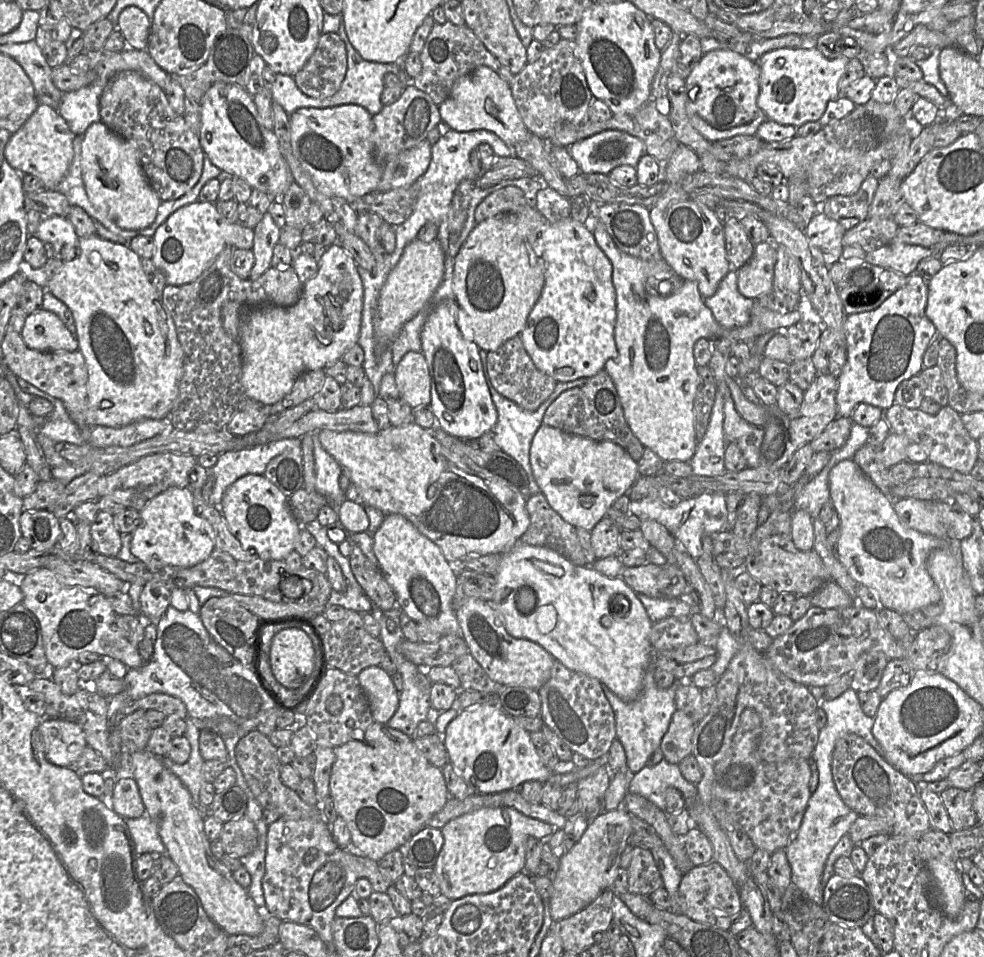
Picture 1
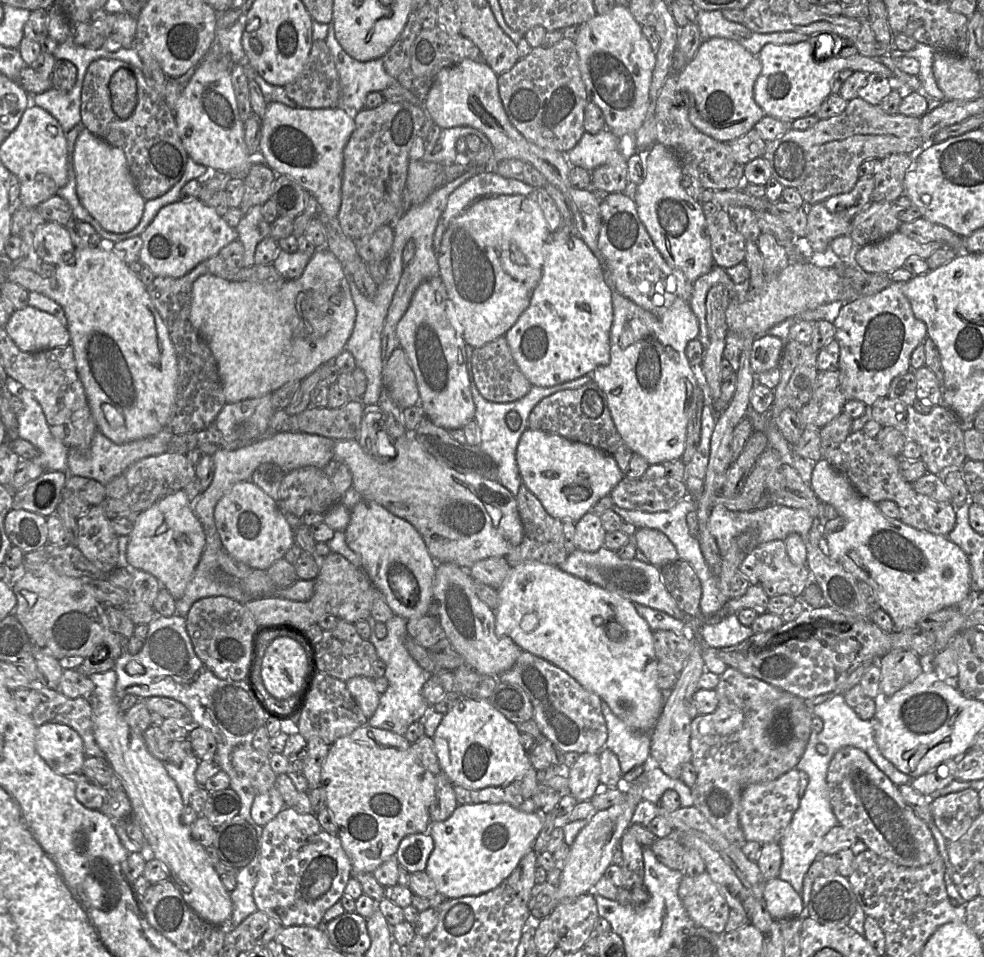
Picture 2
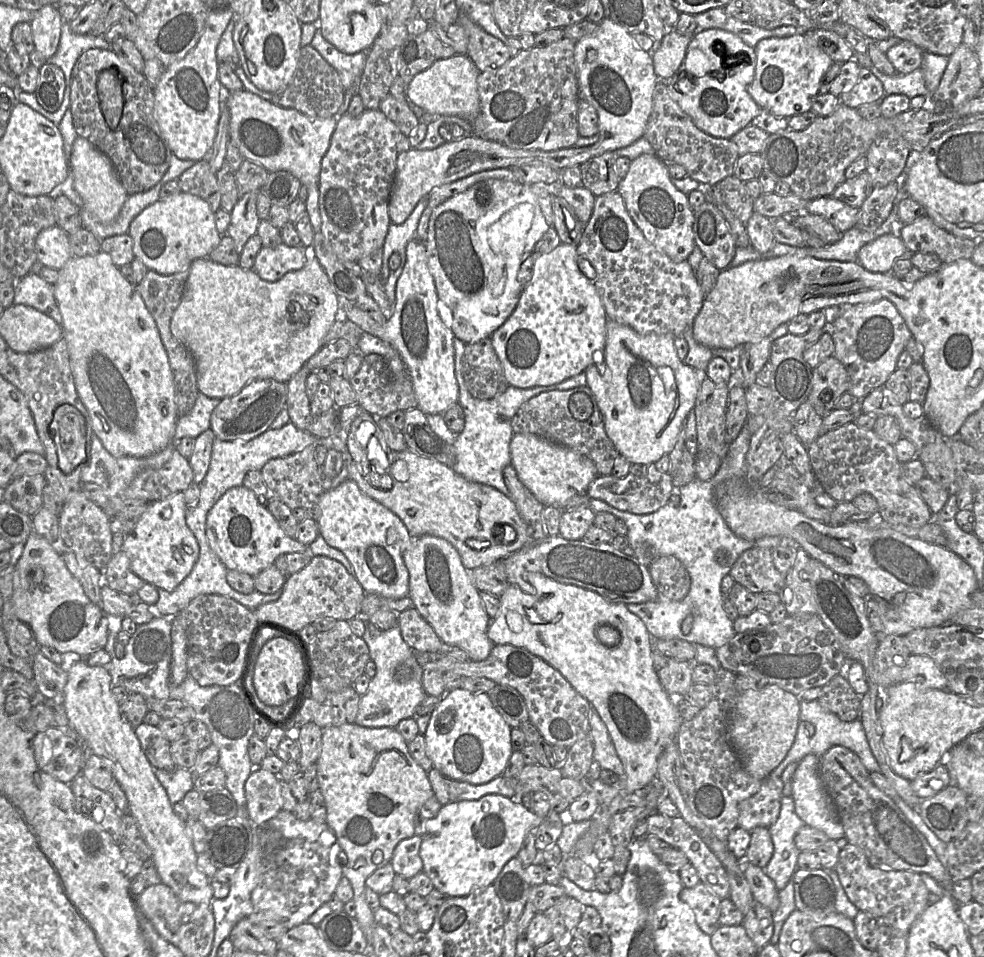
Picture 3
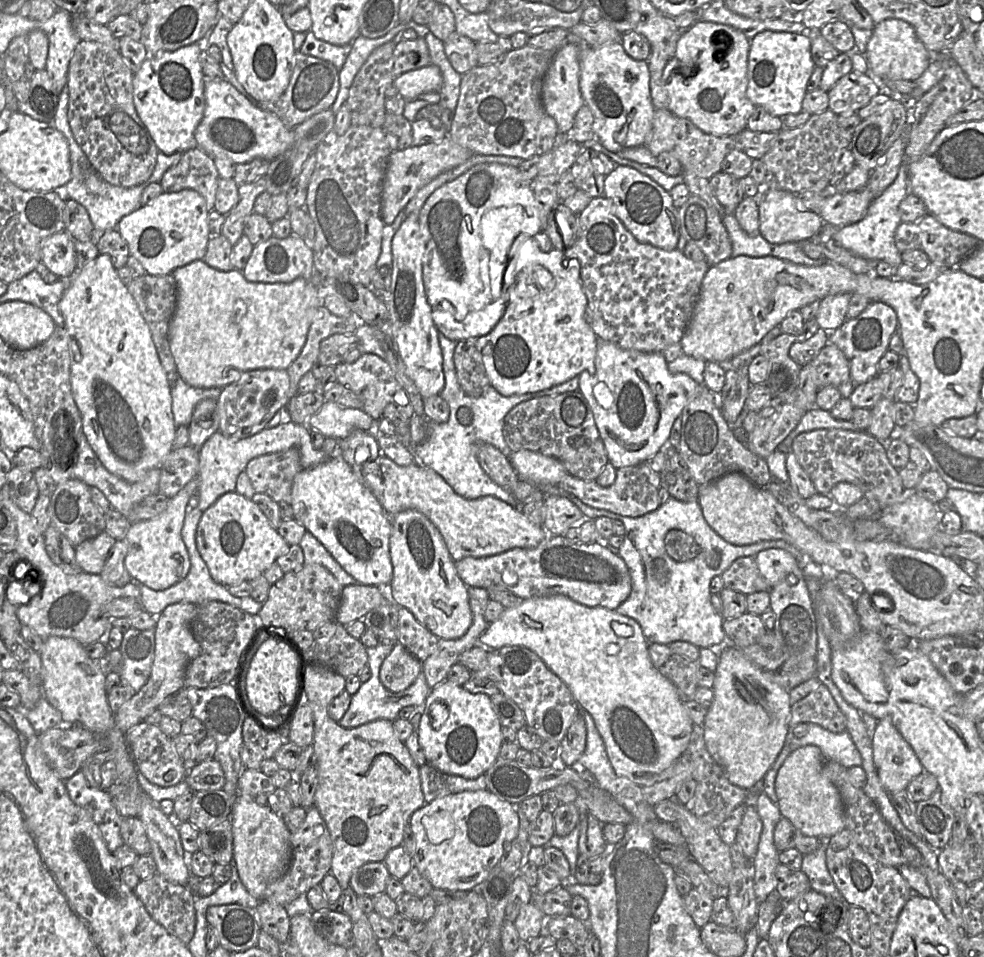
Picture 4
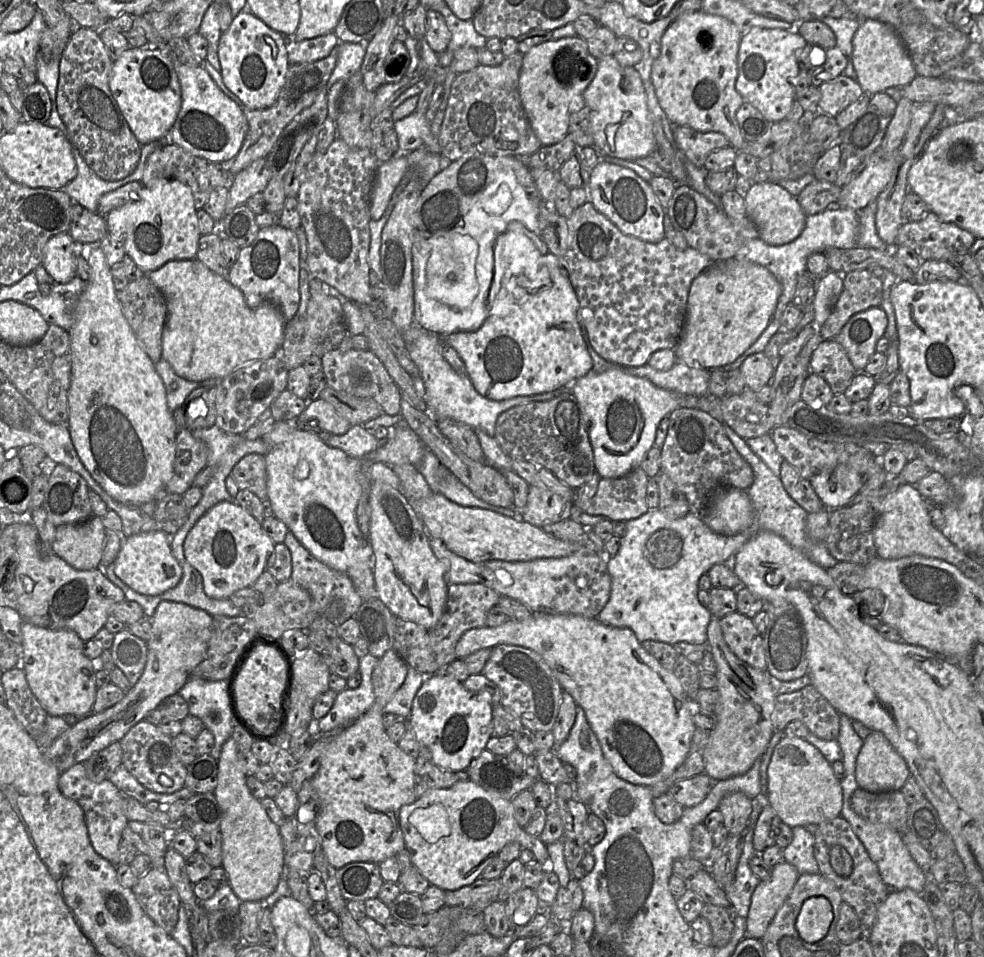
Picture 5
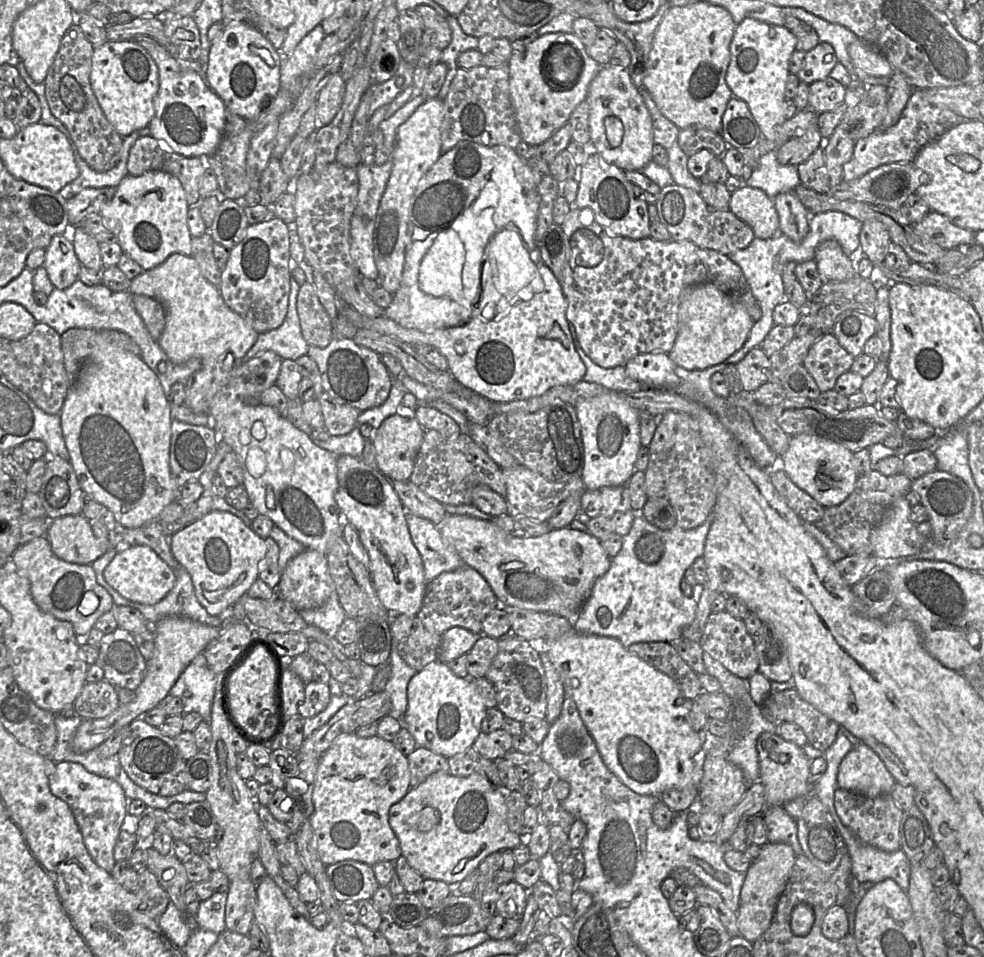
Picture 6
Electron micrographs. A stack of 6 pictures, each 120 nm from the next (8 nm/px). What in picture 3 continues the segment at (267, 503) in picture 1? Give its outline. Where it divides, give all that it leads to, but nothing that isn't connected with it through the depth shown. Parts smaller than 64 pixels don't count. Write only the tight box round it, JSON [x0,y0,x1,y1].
[206,485,309,577]

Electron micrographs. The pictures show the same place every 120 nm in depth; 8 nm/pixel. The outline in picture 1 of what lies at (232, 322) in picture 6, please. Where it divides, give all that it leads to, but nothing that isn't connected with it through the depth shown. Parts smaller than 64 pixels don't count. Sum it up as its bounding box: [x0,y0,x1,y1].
[238,242,363,405]

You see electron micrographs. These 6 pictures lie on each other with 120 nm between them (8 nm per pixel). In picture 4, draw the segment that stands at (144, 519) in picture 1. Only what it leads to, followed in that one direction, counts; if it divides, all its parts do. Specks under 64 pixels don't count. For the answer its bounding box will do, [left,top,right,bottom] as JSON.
[124,477,199,591]

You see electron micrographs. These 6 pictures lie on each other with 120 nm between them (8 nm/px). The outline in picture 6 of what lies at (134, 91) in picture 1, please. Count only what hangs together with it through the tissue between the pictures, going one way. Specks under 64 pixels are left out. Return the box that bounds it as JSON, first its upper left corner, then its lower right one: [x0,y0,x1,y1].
[43,25,123,172]

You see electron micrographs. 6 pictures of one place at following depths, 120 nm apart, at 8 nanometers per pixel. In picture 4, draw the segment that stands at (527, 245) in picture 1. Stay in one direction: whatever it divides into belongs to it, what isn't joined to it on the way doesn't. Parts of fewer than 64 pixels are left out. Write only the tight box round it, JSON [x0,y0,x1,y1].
[418,163,542,341]

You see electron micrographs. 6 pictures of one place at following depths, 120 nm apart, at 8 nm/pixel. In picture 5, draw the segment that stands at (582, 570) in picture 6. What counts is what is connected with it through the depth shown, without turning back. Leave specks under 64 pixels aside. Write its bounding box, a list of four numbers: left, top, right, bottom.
[408,491,586,563]

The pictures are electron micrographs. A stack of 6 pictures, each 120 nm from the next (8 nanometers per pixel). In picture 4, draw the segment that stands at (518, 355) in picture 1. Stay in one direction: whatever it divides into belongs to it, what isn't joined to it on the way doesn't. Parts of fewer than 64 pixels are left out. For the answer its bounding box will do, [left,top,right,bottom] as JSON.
[453,339,489,396]

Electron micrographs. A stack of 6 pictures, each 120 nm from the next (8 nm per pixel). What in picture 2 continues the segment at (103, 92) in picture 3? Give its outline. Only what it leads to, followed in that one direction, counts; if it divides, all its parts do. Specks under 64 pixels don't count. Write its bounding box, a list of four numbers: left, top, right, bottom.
[109,69,137,119]

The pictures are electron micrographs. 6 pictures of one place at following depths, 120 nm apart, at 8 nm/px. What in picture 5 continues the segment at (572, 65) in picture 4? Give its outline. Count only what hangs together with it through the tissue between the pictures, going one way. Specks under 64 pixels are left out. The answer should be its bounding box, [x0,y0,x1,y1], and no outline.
[519,36,598,146]

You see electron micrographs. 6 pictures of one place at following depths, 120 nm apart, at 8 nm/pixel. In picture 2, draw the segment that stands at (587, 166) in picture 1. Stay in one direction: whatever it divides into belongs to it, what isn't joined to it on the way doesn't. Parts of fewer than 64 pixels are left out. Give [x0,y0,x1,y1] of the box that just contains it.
[565,128,621,171]

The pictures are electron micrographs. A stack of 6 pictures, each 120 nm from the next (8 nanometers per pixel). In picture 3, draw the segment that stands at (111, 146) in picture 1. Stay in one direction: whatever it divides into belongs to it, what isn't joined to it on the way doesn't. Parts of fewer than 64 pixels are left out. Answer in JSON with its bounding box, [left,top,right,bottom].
[70,137,128,223]

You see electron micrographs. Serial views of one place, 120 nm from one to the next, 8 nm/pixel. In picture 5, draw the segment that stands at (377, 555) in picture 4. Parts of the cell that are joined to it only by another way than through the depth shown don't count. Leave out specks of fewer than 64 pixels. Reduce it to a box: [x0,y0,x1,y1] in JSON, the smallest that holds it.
[263,421,373,573]

